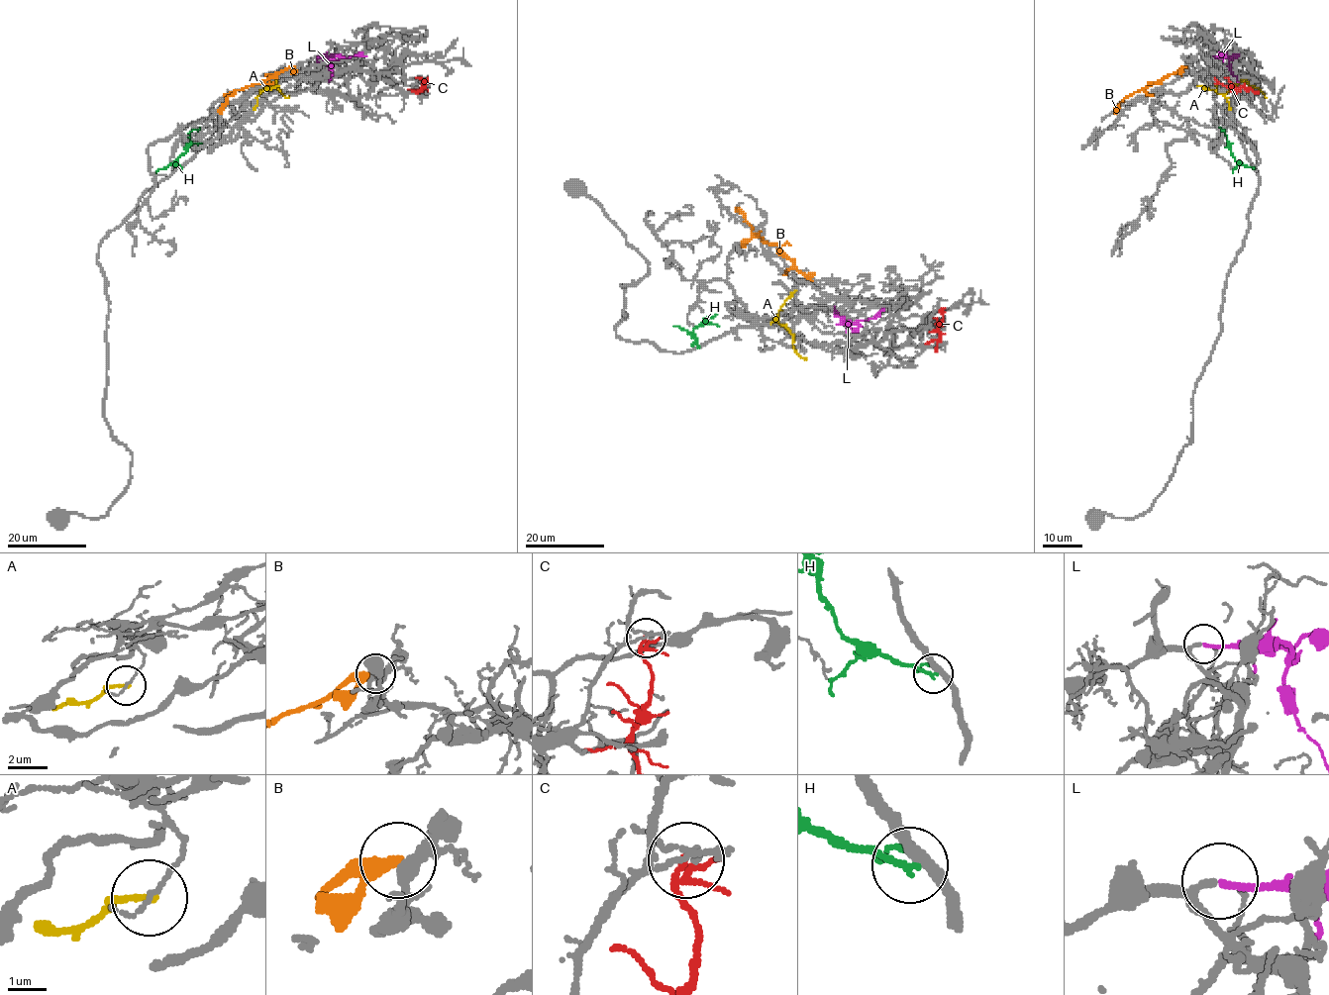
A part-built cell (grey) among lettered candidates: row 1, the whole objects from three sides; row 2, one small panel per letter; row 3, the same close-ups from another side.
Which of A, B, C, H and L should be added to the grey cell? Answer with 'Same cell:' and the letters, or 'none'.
Same cell: L

